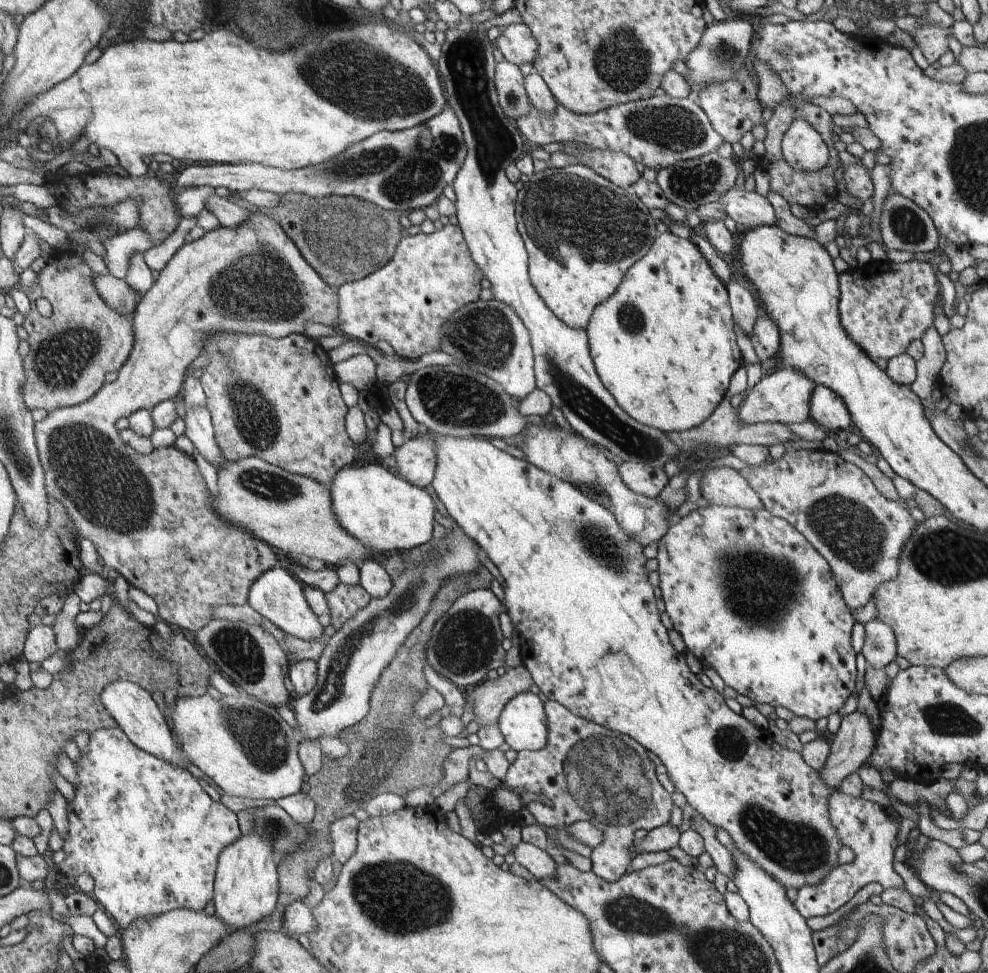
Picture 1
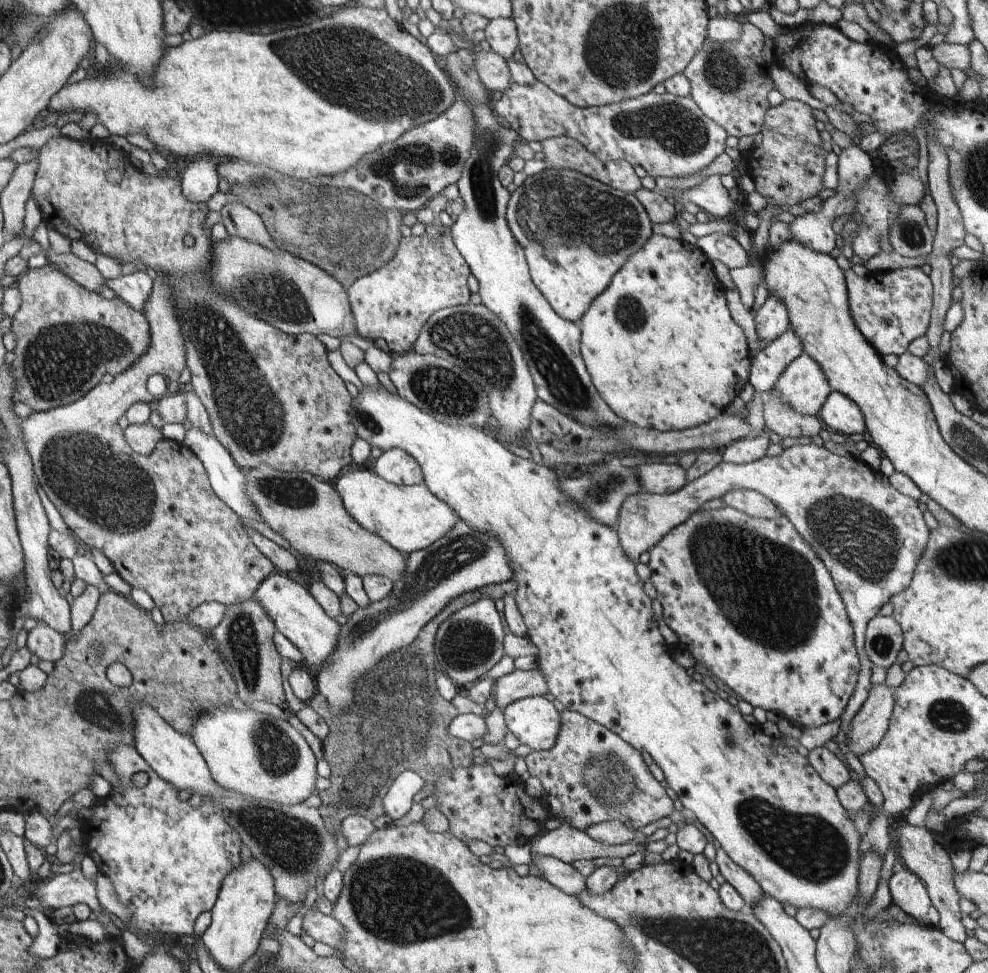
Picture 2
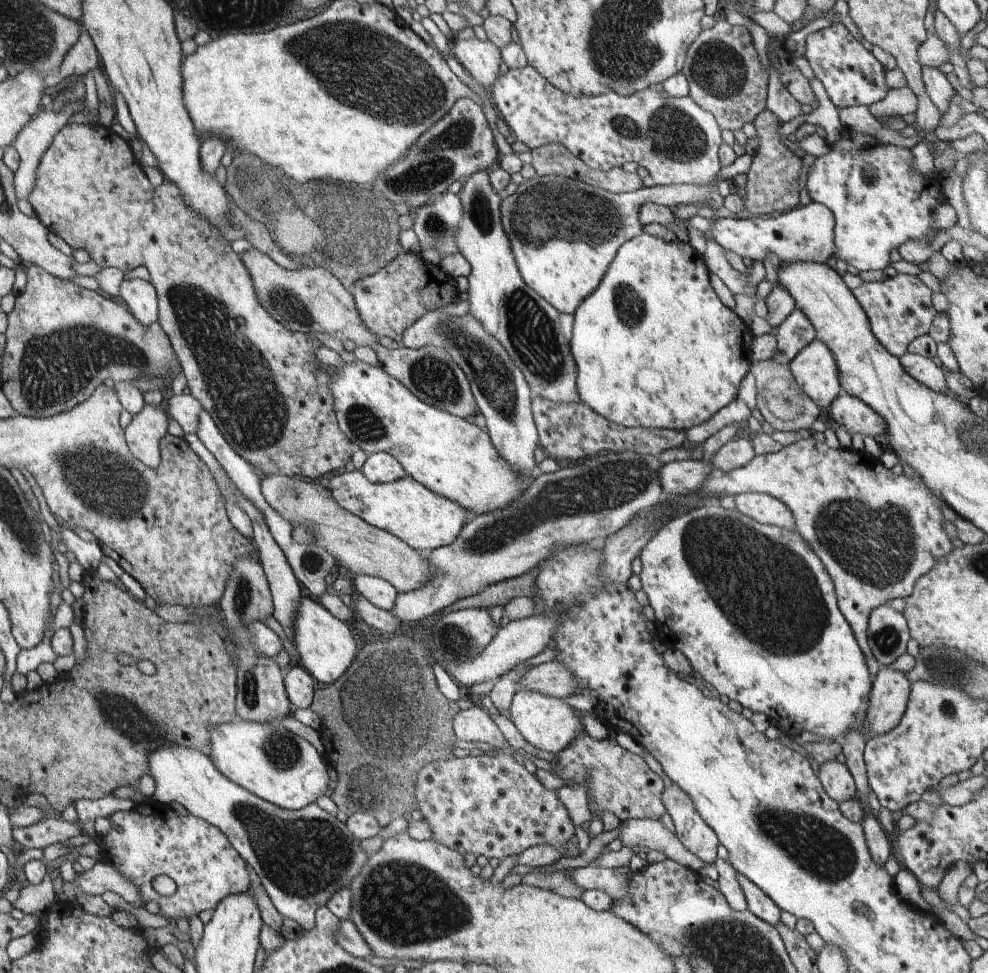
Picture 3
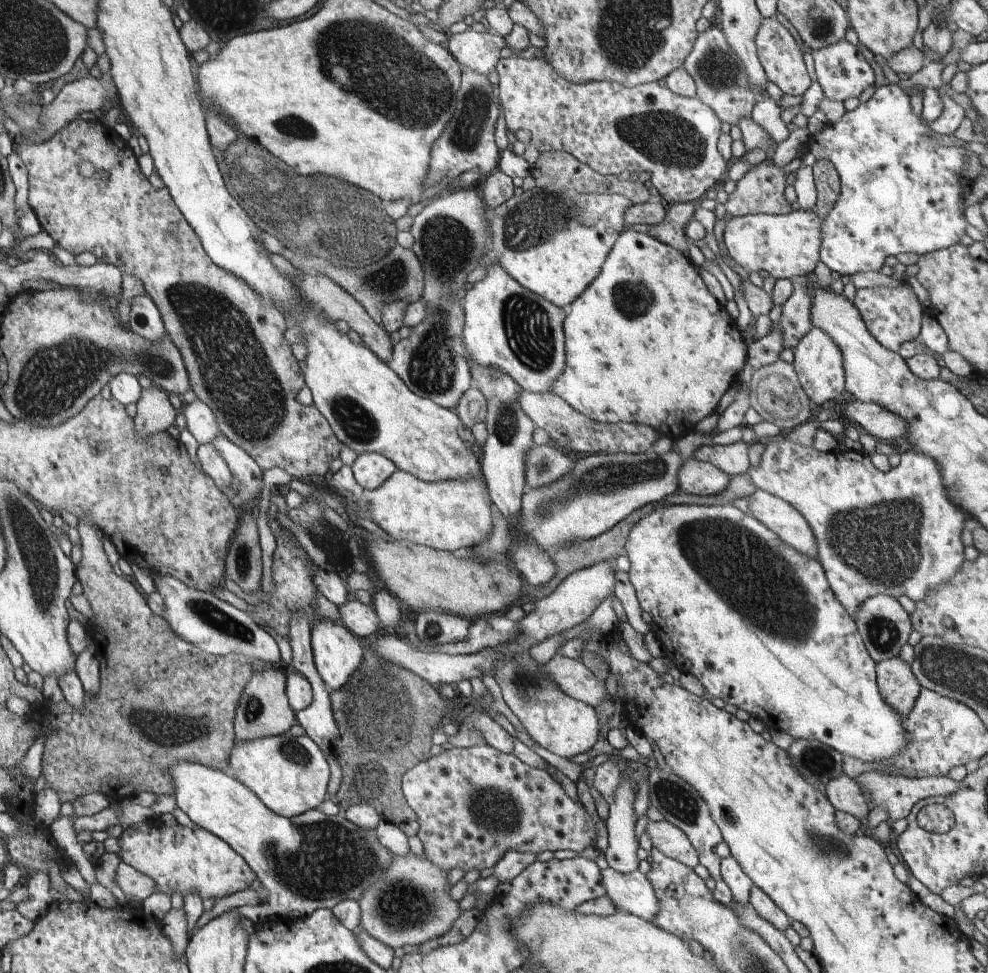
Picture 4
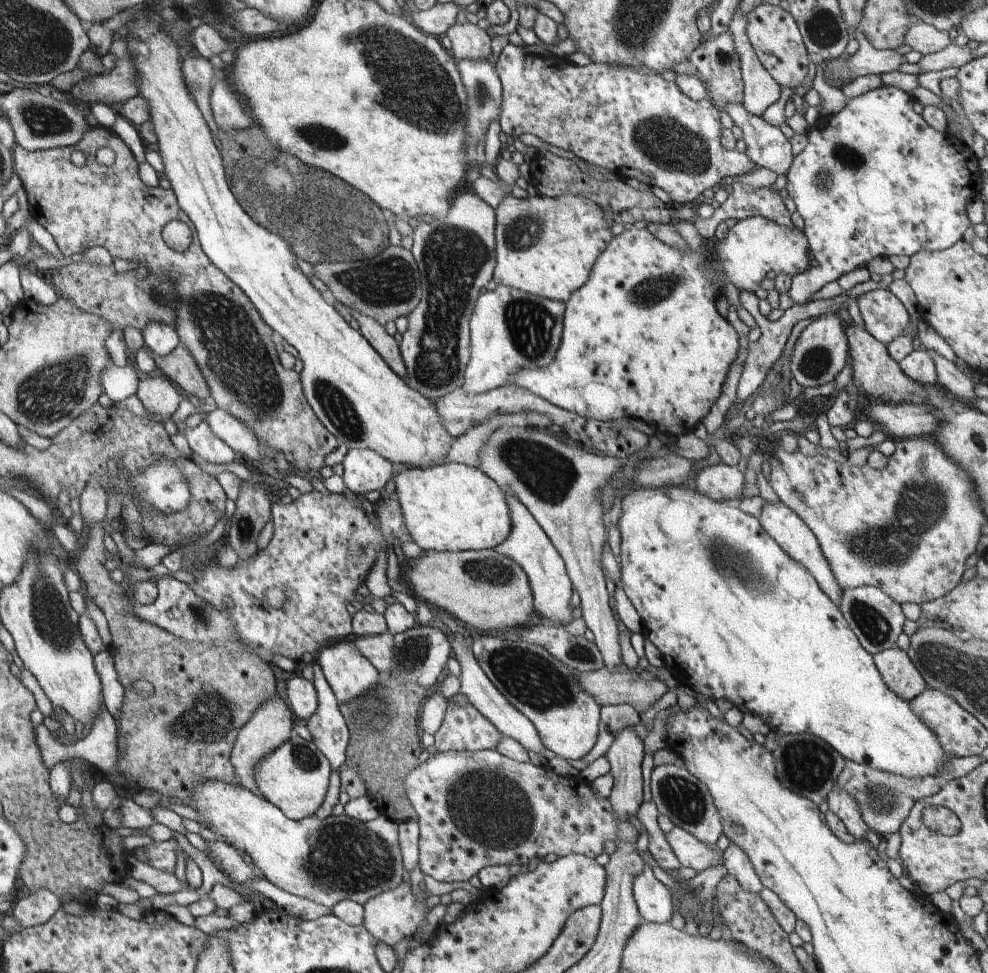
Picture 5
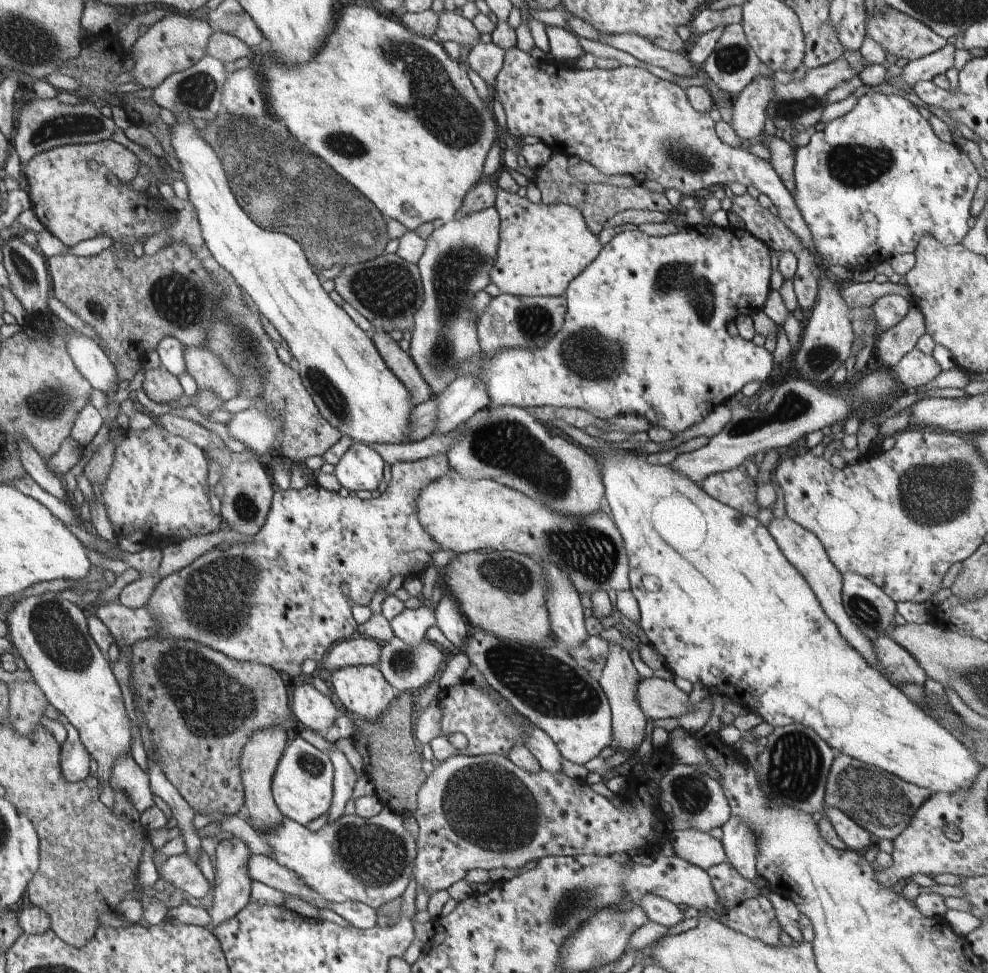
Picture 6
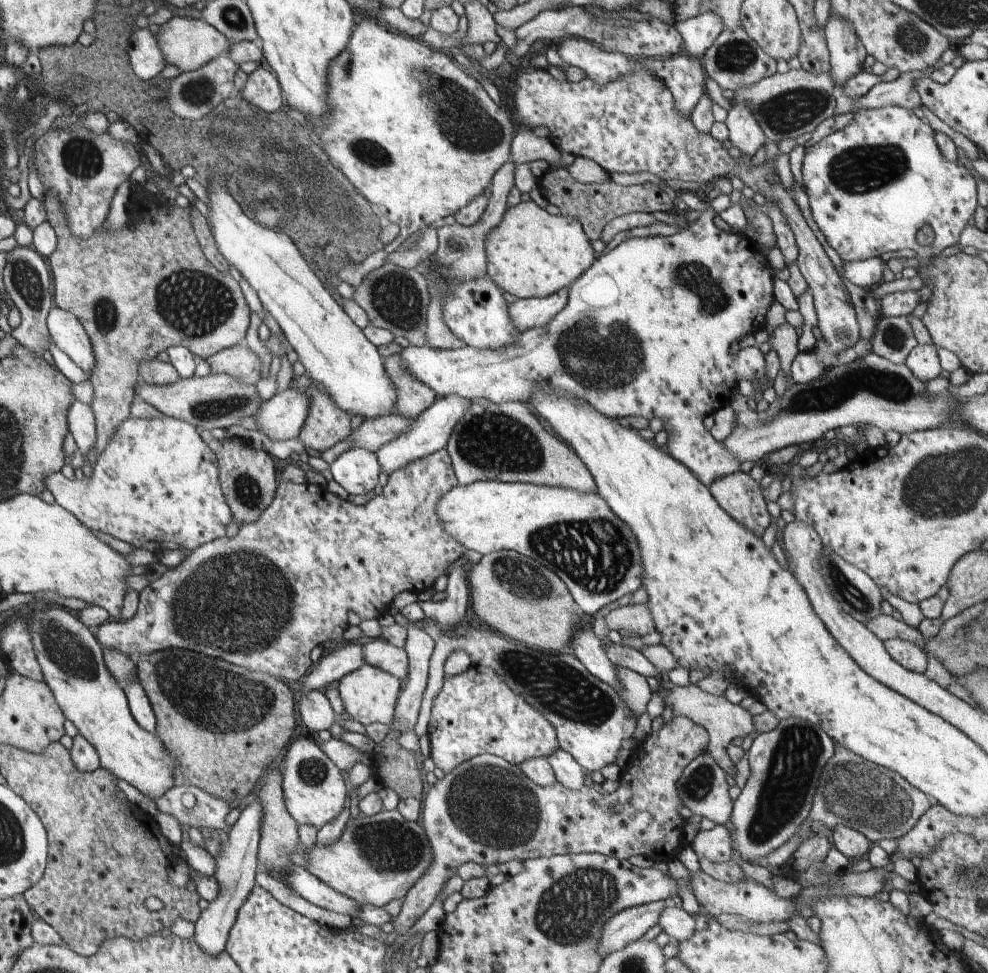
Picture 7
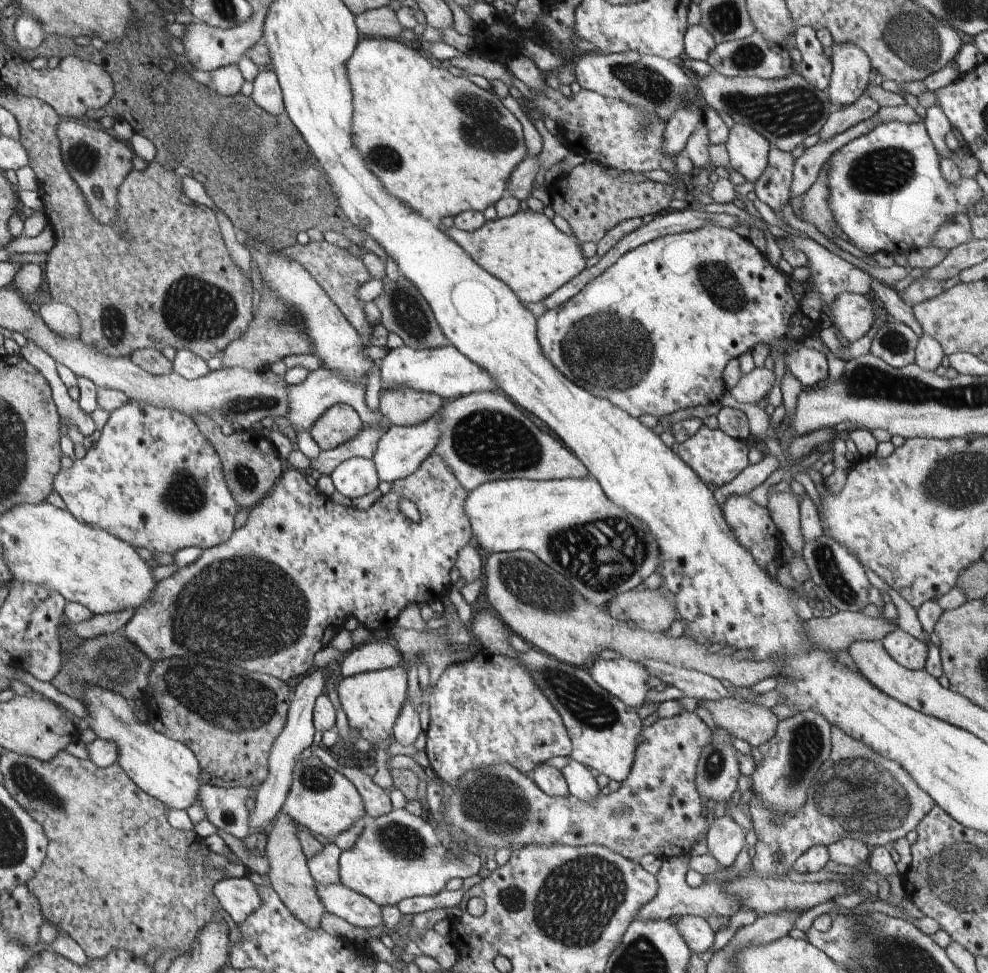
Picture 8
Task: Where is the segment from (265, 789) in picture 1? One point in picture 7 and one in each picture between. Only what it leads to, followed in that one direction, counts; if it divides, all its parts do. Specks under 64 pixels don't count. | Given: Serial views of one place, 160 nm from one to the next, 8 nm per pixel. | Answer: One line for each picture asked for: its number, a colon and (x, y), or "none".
2: (259, 756)
3: (283, 769)
4: (290, 775)
5: (294, 777)
6: (303, 783)
7: (315, 793)

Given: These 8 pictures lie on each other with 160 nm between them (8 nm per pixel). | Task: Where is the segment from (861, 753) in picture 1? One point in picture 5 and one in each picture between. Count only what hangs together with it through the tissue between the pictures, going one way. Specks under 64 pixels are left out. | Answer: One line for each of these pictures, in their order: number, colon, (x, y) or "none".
2: (870, 725)
3: (890, 693)
4: (898, 686)
5: (900, 674)

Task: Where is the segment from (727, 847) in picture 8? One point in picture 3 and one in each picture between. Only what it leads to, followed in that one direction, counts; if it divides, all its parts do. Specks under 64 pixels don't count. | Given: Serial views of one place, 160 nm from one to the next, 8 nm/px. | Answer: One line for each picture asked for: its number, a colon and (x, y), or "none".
3: (645, 833)
4: (666, 837)
5: (692, 853)
6: (699, 848)
7: (715, 845)

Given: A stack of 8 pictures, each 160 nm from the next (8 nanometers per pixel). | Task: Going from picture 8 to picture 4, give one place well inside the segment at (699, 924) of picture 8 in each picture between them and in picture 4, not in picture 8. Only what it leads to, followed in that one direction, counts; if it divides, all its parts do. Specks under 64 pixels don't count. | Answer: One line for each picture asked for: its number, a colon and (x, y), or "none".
4: (633, 893)
5: (654, 901)
6: (657, 909)
7: (679, 924)

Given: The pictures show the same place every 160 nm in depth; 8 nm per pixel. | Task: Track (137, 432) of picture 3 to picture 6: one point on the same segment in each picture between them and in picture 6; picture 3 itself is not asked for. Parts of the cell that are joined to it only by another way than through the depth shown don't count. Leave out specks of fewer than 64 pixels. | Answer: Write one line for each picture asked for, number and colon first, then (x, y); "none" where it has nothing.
4: (155, 414)
5: (160, 396)
6: (160, 386)

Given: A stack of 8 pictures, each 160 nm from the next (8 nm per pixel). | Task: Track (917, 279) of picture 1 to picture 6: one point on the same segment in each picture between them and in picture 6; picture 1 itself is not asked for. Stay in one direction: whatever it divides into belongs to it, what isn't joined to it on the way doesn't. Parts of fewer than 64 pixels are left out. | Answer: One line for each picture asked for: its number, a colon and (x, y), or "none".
2: (891, 309)
3: (899, 309)
4: (892, 315)
5: (885, 317)
6: (888, 310)

